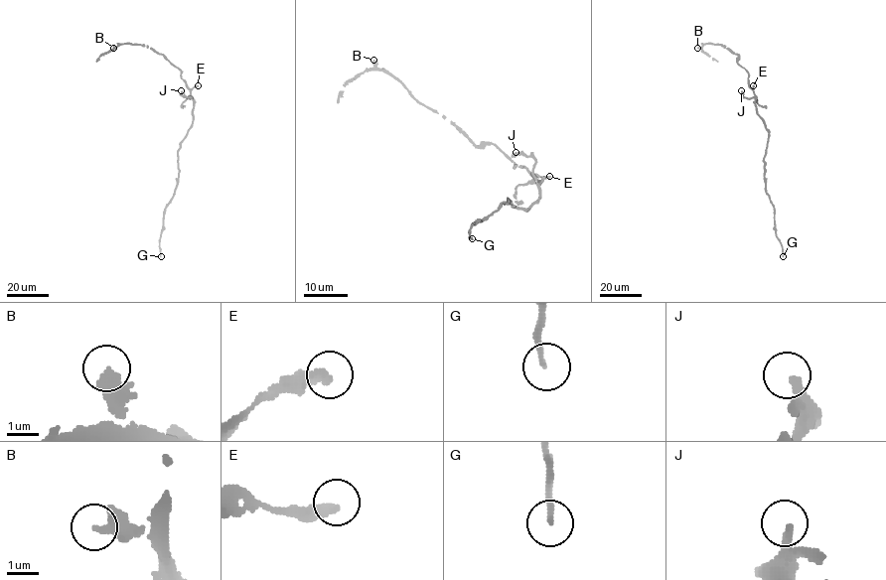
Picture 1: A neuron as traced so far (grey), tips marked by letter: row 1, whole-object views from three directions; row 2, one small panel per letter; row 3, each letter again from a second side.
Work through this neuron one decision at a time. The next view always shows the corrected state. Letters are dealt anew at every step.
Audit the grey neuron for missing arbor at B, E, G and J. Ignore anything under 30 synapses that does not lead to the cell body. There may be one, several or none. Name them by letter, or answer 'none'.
B

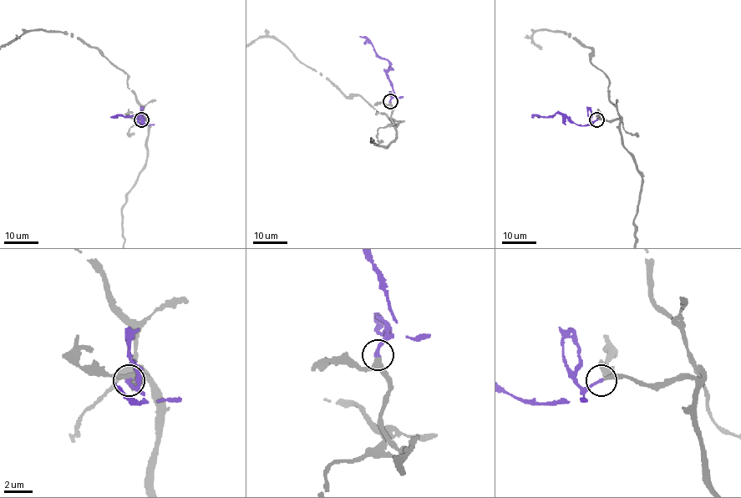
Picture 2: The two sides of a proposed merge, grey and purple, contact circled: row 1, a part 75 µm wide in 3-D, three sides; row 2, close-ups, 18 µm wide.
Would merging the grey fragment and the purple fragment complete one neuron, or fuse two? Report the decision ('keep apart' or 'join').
join

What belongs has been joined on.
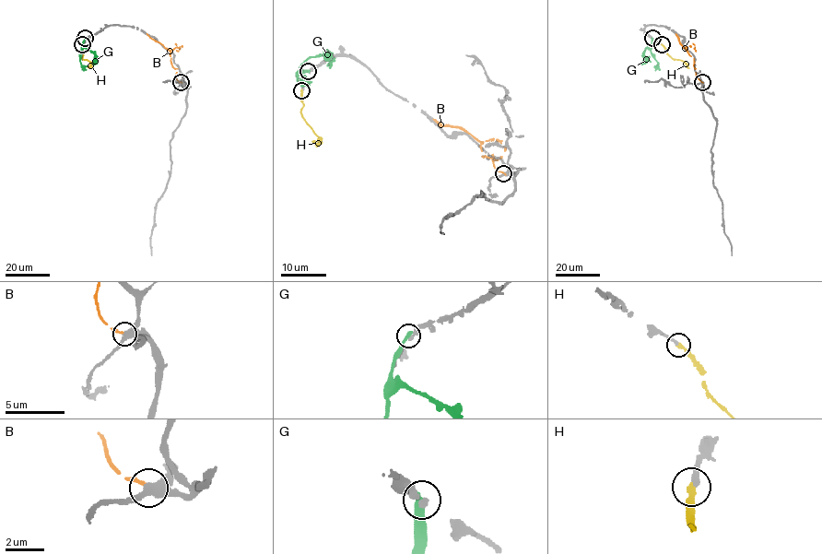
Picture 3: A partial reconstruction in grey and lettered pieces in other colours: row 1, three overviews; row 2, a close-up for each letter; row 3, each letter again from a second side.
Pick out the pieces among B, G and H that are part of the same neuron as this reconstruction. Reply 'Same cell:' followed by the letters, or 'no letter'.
Same cell: H

